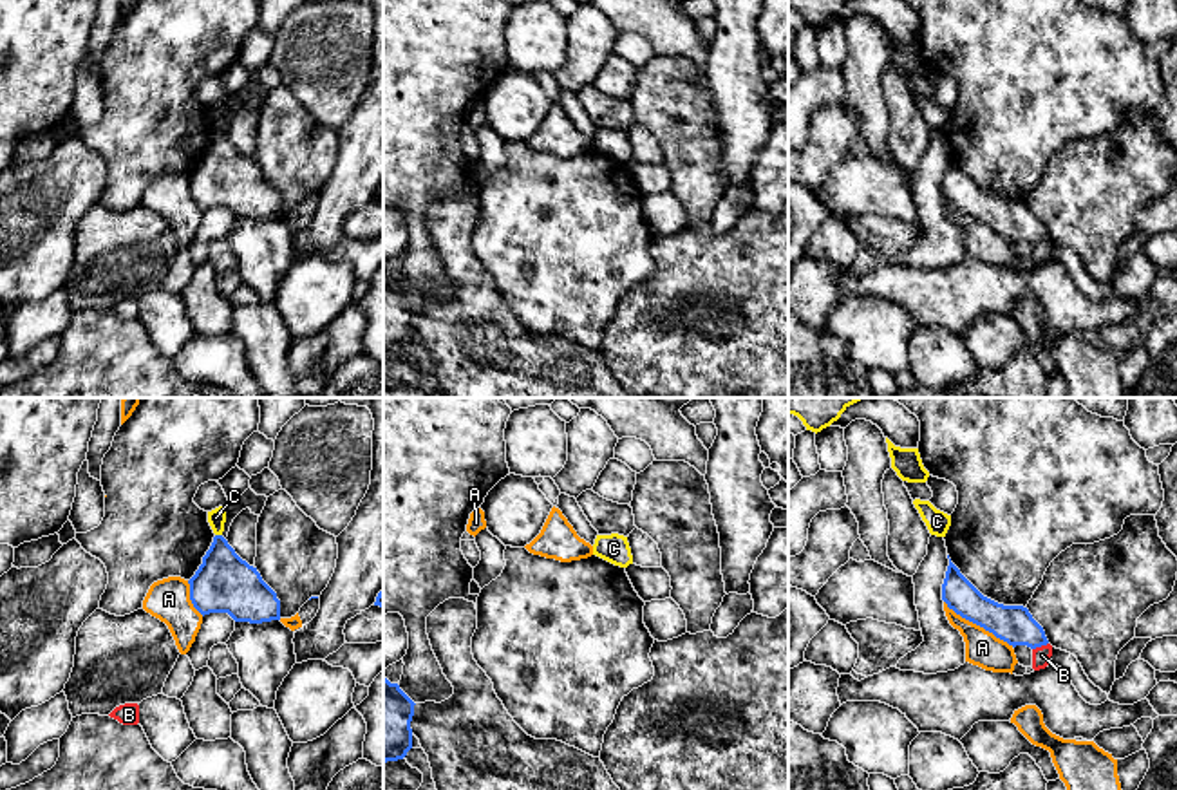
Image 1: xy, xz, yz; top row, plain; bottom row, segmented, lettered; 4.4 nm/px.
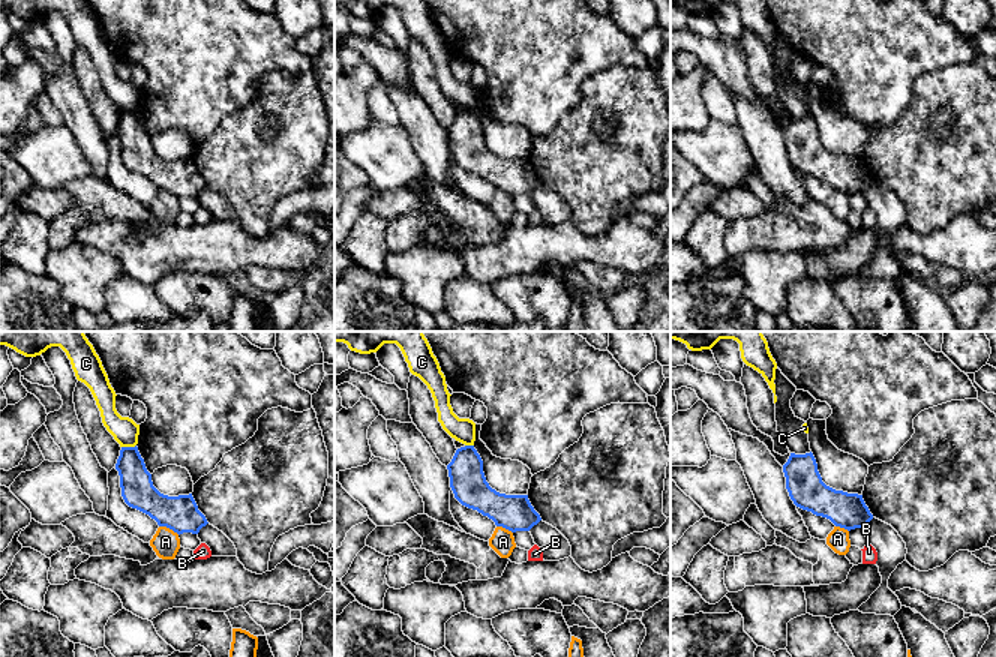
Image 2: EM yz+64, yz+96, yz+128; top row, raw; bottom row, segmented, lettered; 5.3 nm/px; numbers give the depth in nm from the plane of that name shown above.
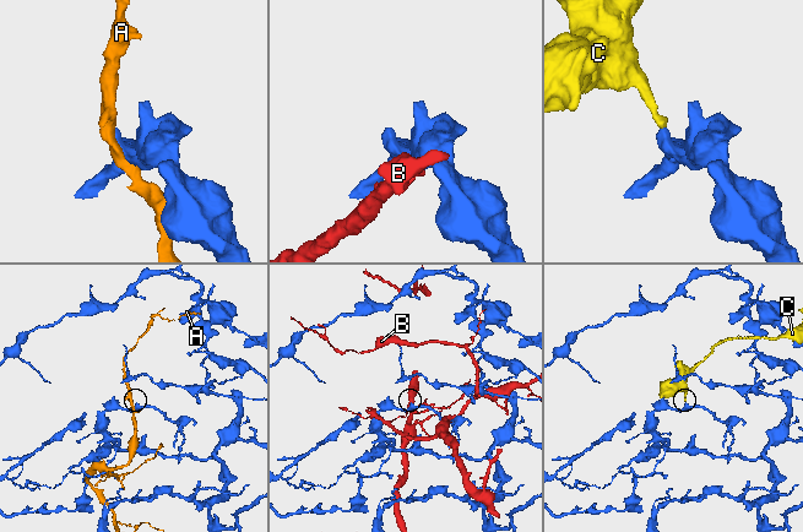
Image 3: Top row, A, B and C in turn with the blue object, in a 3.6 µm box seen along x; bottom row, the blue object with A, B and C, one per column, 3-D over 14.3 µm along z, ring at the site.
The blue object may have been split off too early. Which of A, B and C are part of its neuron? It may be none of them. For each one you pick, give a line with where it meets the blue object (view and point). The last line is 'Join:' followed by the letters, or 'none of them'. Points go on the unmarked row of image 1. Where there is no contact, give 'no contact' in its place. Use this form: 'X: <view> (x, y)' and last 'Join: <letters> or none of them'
Join: none of them

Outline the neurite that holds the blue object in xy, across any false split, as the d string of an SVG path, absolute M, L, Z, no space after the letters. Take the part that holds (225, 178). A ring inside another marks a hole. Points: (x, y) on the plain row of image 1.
M222 130L213 132L202 159L188 179L190 195L202 212L228 208L235 217L250 219L280 215L277 188Z

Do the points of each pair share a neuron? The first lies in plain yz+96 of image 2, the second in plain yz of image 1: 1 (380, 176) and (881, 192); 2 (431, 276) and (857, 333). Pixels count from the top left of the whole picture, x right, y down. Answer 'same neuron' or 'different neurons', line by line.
1: same neuron
2: same neuron

